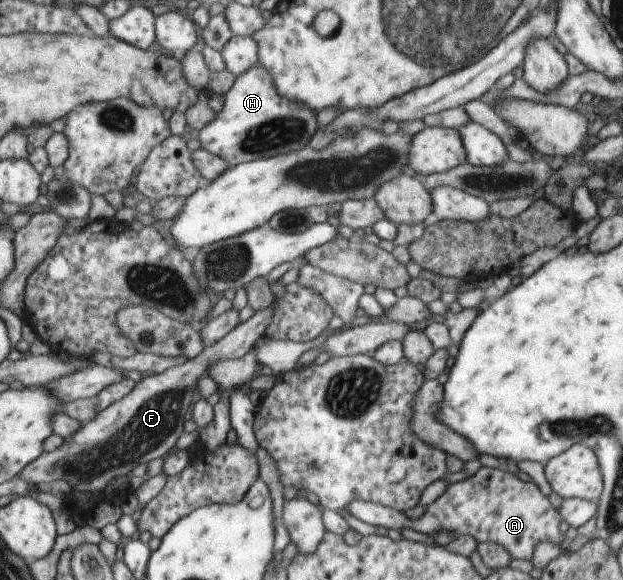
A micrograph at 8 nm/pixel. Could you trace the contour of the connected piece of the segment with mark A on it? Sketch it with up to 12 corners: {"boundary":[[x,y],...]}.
{"boundary":[[483,465],[420,518],[355,499],[358,520],[500,544],[530,560],[560,542],[559,511],[532,481]]}

